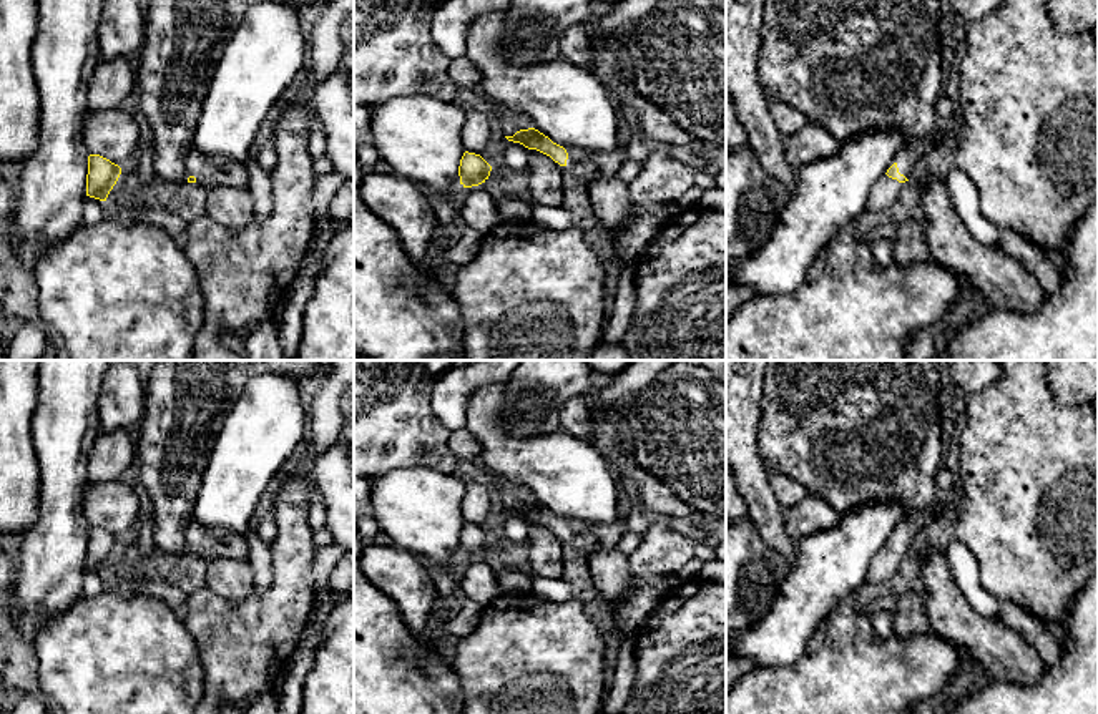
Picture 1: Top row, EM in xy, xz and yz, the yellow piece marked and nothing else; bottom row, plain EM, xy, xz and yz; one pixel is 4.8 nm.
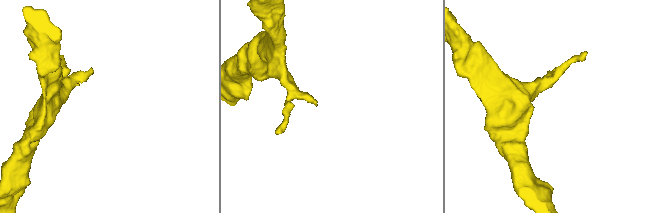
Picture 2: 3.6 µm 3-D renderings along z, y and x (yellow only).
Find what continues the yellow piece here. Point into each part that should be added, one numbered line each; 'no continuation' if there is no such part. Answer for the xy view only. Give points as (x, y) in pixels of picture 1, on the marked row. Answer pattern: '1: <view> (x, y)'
1: xy (210, 171)

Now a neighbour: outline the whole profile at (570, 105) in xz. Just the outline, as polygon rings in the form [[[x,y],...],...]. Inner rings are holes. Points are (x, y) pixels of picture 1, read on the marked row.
[[[487,12],[473,18],[465,33],[465,56],[482,71],[478,91],[493,105],[530,121],[532,128],[566,148],[575,146],[588,153],[616,153],[620,130],[615,100],[595,73],[558,58],[551,63],[517,66],[507,61],[502,50],[505,17]]]

